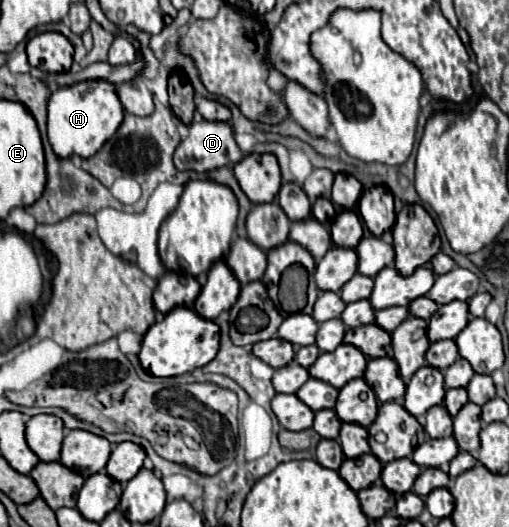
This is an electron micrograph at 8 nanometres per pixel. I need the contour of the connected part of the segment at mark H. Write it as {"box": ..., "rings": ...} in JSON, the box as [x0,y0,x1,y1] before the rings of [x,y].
{"box":[47,80,123,158],"rings":[[[103,80],[79,82],[75,86],[55,90],[49,98],[47,112],[47,136],[57,158],[71,158],[75,154],[81,158],[91,158],[123,122],[123,108],[117,92]]]}

